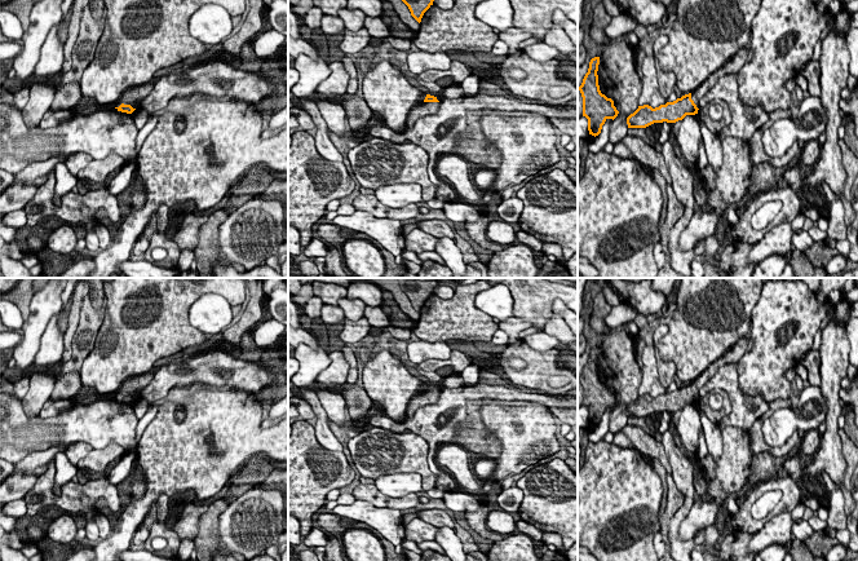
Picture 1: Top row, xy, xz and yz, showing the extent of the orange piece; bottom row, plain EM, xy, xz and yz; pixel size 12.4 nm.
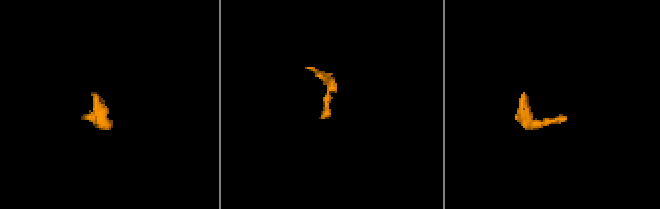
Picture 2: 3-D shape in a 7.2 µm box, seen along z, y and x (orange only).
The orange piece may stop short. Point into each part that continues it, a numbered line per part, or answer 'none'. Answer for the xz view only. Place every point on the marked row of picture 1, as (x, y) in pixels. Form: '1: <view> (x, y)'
1: xz (425, 109)

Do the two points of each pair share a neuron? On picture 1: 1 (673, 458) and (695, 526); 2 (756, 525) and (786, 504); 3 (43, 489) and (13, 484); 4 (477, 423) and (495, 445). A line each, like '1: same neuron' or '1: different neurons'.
1: different neurons
2: same neuron
3: different neurons
4: same neuron

